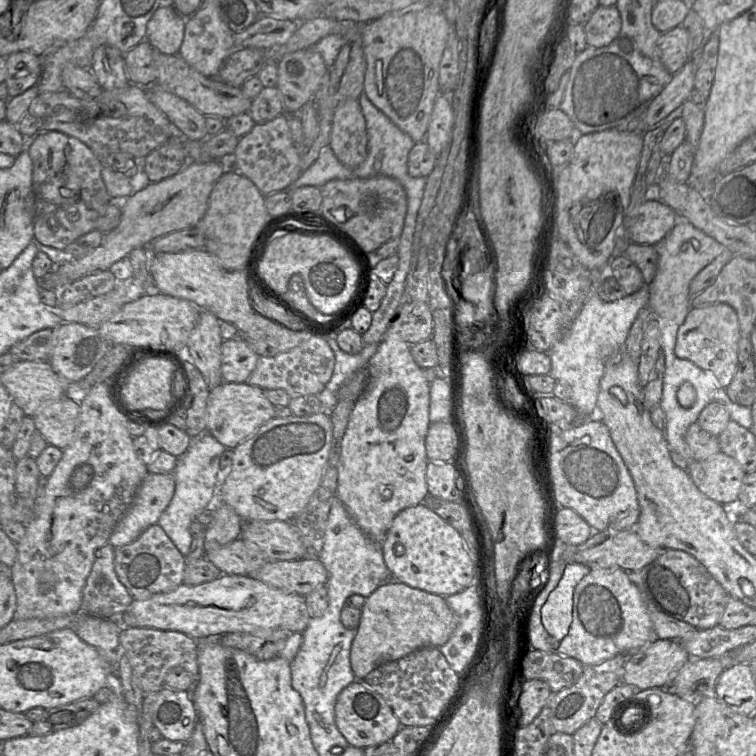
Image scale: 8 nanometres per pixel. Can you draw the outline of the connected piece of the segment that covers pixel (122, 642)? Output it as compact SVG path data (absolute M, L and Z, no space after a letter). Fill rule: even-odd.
M149 627L122 628L119 633L119 649L126 655L132 667L133 676L144 696L157 693L164 687L165 677L168 671L174 667L182 667L194 679L194 685L198 679L199 666L197 660L197 640L179 631L160 630Z

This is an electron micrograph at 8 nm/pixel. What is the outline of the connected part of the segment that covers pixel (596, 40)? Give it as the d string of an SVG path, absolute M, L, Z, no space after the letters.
M598 6L590 19L583 25L587 46L608 46L620 33L621 16L616 6Z

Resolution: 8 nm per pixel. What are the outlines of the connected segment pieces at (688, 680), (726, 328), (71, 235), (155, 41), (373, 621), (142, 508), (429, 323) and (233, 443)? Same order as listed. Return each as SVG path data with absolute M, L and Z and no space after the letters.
M729 656L713 658L693 658L677 672L668 689L685 701L696 703L699 695L696 690L700 684L707 684L714 694L715 684L721 673L732 664Z
M714 303L699 308L691 307L678 329L675 355L691 361L704 371L710 371L717 384L726 389L739 365L738 344L741 337L737 314L728 304Z
M59 131L41 132L27 140L26 149L33 164L34 238L43 245L65 250L77 238L96 229L109 206L111 196L101 176L103 161L80 140Z
M167 2L161 5L147 24L146 40L165 55L176 55L184 38L186 18Z
M394 579L383 583L367 597L361 612L350 651L351 669L356 680L363 680L383 663L399 660L420 649L439 648L457 627L457 617L445 597Z
M148 473L108 542L114 548L132 543L149 526L157 524L160 515L170 503L174 490L174 473Z
M421 301L403 303L389 326L390 332L397 333L410 345L431 339L434 329L431 309Z
M222 382L211 389L208 396L206 432L227 449L234 449L273 418L275 418L275 406L266 398L264 390L247 382Z

